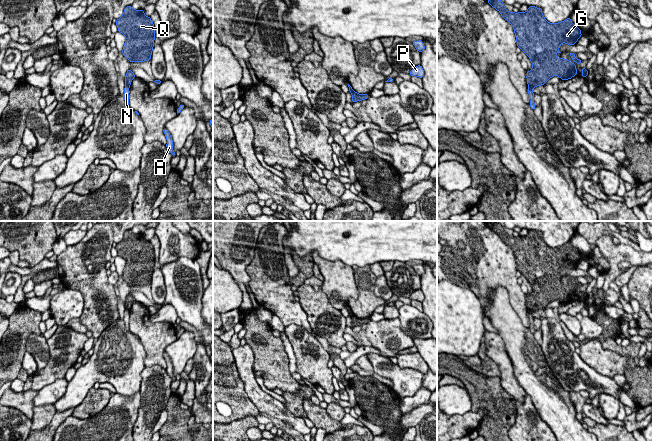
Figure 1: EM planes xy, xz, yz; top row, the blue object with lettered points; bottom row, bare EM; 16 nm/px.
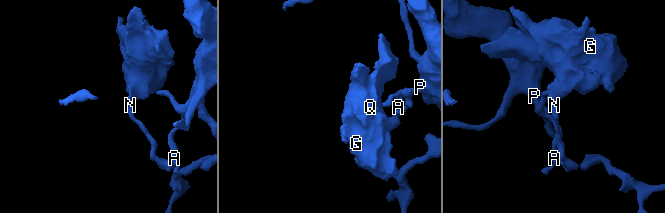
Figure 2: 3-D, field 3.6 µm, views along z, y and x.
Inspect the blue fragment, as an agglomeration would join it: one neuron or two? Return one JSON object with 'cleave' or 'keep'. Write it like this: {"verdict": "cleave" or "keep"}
{"verdict": "cleave"}

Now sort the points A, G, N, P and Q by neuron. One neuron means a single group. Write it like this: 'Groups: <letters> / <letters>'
Groups: A N P / G Q

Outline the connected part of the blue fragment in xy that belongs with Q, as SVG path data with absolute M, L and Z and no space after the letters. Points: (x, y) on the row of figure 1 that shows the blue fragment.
M131 6L124 9L123 15L116 20L118 32L125 35L126 40L122 53L130 62L144 62L151 59L155 40L153 21L144 14L143 10L135 10Z

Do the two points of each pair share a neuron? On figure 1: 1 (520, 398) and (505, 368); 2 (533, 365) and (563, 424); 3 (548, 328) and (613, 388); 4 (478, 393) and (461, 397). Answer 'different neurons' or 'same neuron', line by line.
1: same neuron
2: same neuron
3: same neuron
4: different neurons

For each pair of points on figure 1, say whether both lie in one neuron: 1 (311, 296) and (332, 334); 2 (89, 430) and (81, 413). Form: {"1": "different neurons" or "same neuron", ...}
{"1": "same neuron", "2": "different neurons"}

